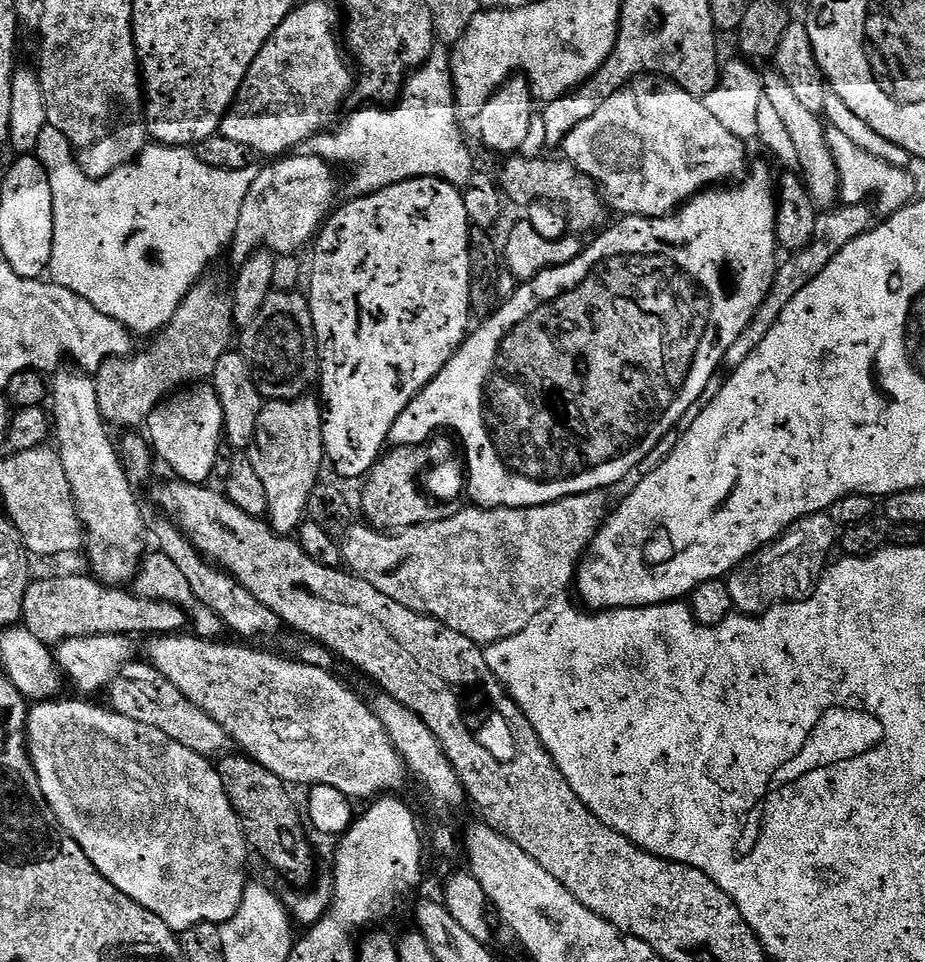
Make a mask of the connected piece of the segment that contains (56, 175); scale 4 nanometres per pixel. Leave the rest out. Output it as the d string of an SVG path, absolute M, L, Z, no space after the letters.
M45 126L41 130L34 152L40 164L43 165L45 172L47 172L50 190L52 191L53 242L50 265L51 279L59 284L61 288L68 288L74 294L78 294L86 302L94 305L99 312L110 317L111 320L117 320L118 323L136 334L139 334L139 332L155 334L165 324L169 324L172 321L173 314L178 310L178 306L184 301L184 295L203 277L200 275L207 270L208 263L223 248L225 251L226 245L231 241L233 234L236 233L236 223L238 222L238 214L242 210L242 202L246 202L246 194L250 194L250 186L256 181L257 173L255 167L236 168L233 172L227 172L224 168L215 168L214 165L207 164L204 160L199 160L192 153L195 151L191 147L165 146L152 142L132 163L123 164L122 167L115 168L106 176L93 178L80 169L72 148L68 145L67 138L58 129L51 126Z

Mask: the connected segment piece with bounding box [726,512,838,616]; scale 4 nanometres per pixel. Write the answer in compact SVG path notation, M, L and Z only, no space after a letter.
M816 512L792 525L778 540L763 545L737 564L726 577L732 607L745 616L758 616L775 604L787 604L812 595L812 589L830 563L832 548L838 544L838 525L831 515Z

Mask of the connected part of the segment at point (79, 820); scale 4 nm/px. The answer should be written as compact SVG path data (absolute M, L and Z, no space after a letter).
M57 699L33 703L28 709L26 729L28 759L36 771L40 795L55 823L78 842L86 858L90 858L112 885L152 911L174 933L181 934L200 923L224 924L240 909L246 887L244 867L248 864L250 849L217 765L209 757L186 750L186 746L174 742L174 738L166 738L162 730L144 724L142 732L152 732L152 740L160 744L160 760L166 762L162 766L158 764L158 770L164 772L154 774L124 746L110 740L110 736L76 722L71 711L60 712L58 703Z

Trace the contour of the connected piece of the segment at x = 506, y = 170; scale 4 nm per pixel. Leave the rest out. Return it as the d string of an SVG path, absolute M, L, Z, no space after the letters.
M525 154L509 155L500 168L499 191L509 196L516 204L532 204L535 200L545 200L548 204L557 204L568 219L567 231L595 233L604 220L605 201L598 191L598 185L586 174L582 174L569 160L531 160Z

